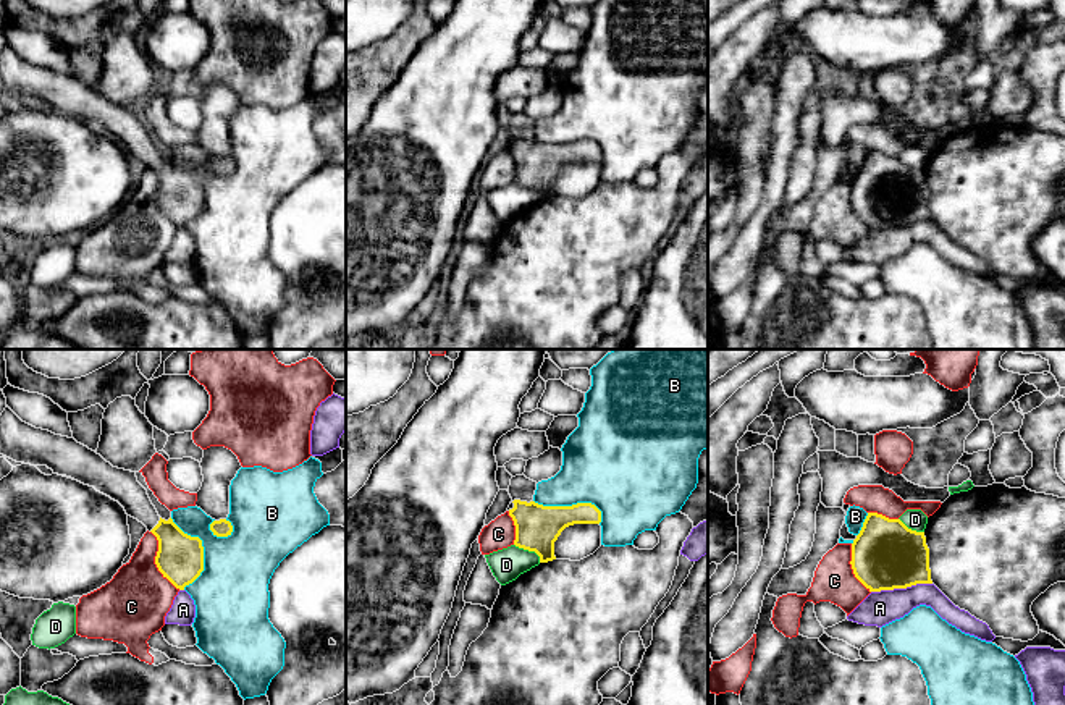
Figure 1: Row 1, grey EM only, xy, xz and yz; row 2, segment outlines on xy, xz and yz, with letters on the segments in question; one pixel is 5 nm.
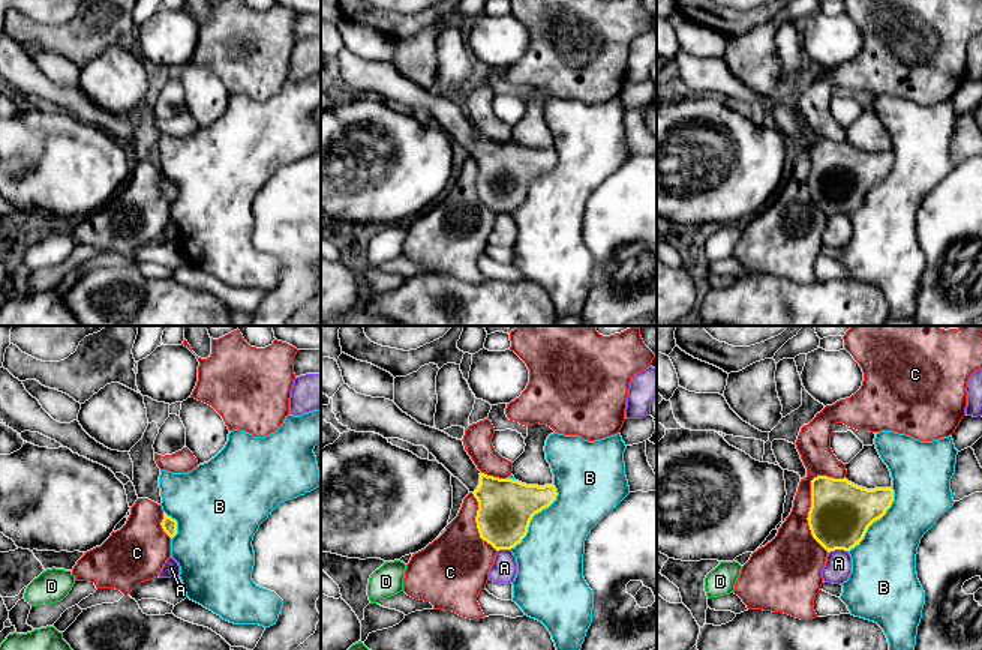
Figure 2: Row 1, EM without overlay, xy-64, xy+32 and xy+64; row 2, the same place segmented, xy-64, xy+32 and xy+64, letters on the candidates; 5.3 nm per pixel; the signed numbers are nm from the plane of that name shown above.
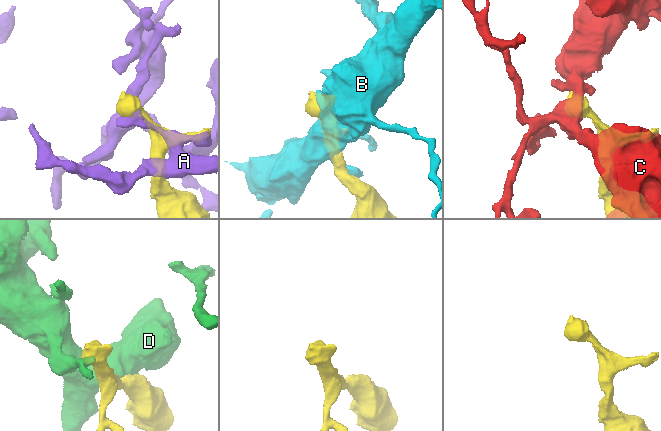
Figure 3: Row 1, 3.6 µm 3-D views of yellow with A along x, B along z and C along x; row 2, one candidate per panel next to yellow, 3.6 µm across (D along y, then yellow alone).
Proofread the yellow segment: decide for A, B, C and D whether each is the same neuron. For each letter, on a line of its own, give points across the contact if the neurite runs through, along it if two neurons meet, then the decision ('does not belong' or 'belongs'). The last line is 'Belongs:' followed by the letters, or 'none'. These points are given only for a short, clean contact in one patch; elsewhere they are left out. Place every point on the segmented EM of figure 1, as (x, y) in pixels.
A: does not belong
B: does not belong
C: does not belong
D: does not belong
Belongs: none

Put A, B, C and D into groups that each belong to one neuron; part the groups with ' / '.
A / B / C / D

